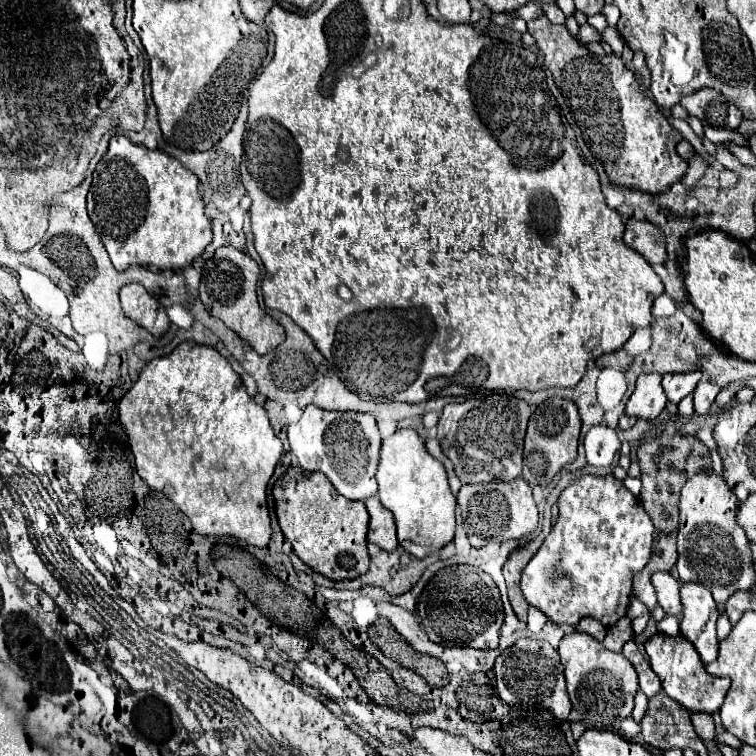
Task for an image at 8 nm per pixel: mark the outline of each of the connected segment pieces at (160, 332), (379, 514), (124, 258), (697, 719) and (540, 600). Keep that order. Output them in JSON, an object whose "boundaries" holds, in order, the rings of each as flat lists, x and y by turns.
{"boundaries":[[[129,283,121,287,121,305,129,319,139,327,147,329,153,337,163,337,169,329,169,319,165,307,159,305,139,283]],[[369,497,365,501,365,507,369,511,369,541,379,545,385,551,393,551,399,547,395,537,395,521,393,513,389,513,377,497]],[[115,135,109,141,107,155,99,161,93,171,93,183,87,195,89,217,97,227,97,233,111,257,111,263,123,271,131,265,155,265,157,269,185,269,199,255,203,255,205,247,213,241,211,221,205,215,205,203,199,195,199,179,193,171,183,167,175,157,167,155,161,149,147,149,143,145,131,143,123,135]],[[691,713,691,721,699,737,715,737,715,723,709,713]],[[583,475,563,489,559,501,559,519,545,543,533,555,533,559,523,569,521,589,529,605,543,611,557,625,577,625,581,617,593,617,605,627,615,625,625,617,631,597,631,581,639,569,643,569,651,559,653,543,653,523,647,517,641,501,623,487,613,475,595,477]]]}

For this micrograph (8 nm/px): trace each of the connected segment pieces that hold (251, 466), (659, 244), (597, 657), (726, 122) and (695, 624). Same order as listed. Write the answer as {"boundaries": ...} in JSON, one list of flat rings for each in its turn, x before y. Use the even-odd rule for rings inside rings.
{"boundaries":[[[181,343,171,355,157,357,157,359,149,361,147,367,139,373,139,379,133,383,133,387,119,401,119,421,121,421,121,425,127,433,129,447,135,455,135,465,137,465,139,477,147,483,149,489,165,493,191,519,195,533,199,533,203,537,223,537,223,535,227,535,227,537,235,537,235,539,241,539,241,541,249,541,249,545,255,545,255,547,265,547,271,541,273,529,271,529,271,517,269,517,269,507,267,507,267,483,269,483,273,469,275,469,275,465,277,465,277,461,283,453,283,445,281,445,281,439,273,433,273,427,269,425,267,411,263,407,259,407,247,395,241,377,233,371,231,363,219,351,215,351,213,347,207,347,207,345]],[[631,217,627,221,623,241,625,245,641,253,651,265,665,265,667,249,665,249,665,235,661,227,649,221,637,221,635,217]],[[579,631,565,635,557,651,561,655,561,663,565,669,571,705,575,713,581,715,581,721,593,729,619,731,621,721,631,717,633,697,639,689,635,667,625,659,623,653,609,651,603,643]],[[709,87,683,97,681,105,689,111,689,115,697,117,703,125,737,129,743,121,743,113,721,91]],[[697,583,681,585,681,603,683,603,683,619,681,619,681,635,691,641,707,665,717,657,719,641,715,633,715,623,719,617,717,605,711,597,711,591]]]}

